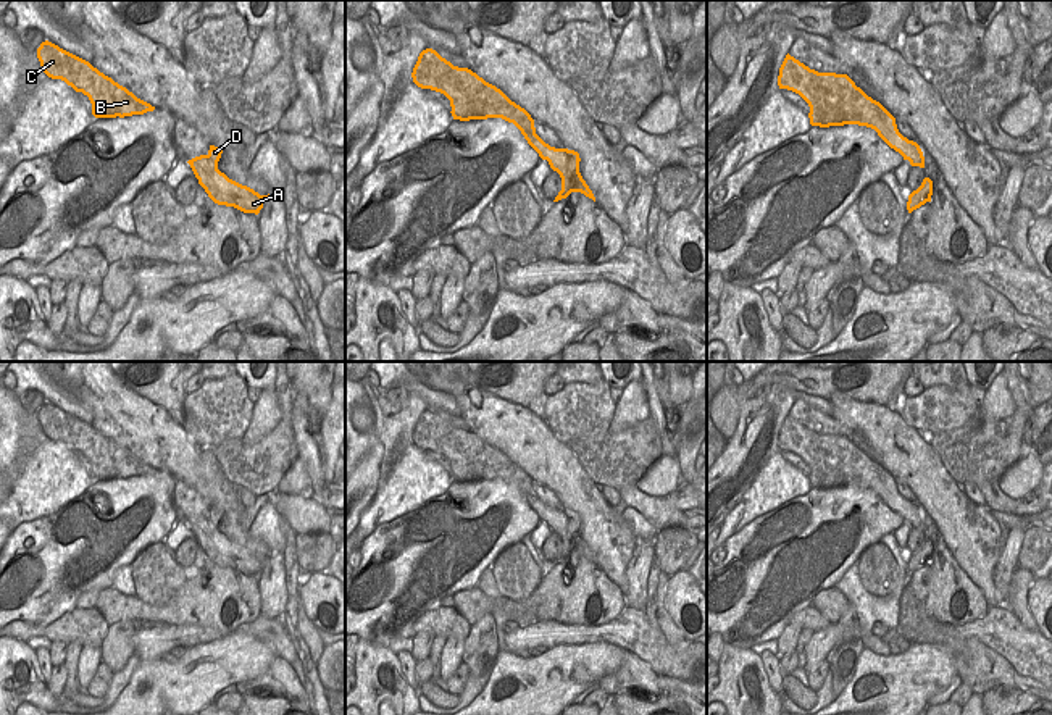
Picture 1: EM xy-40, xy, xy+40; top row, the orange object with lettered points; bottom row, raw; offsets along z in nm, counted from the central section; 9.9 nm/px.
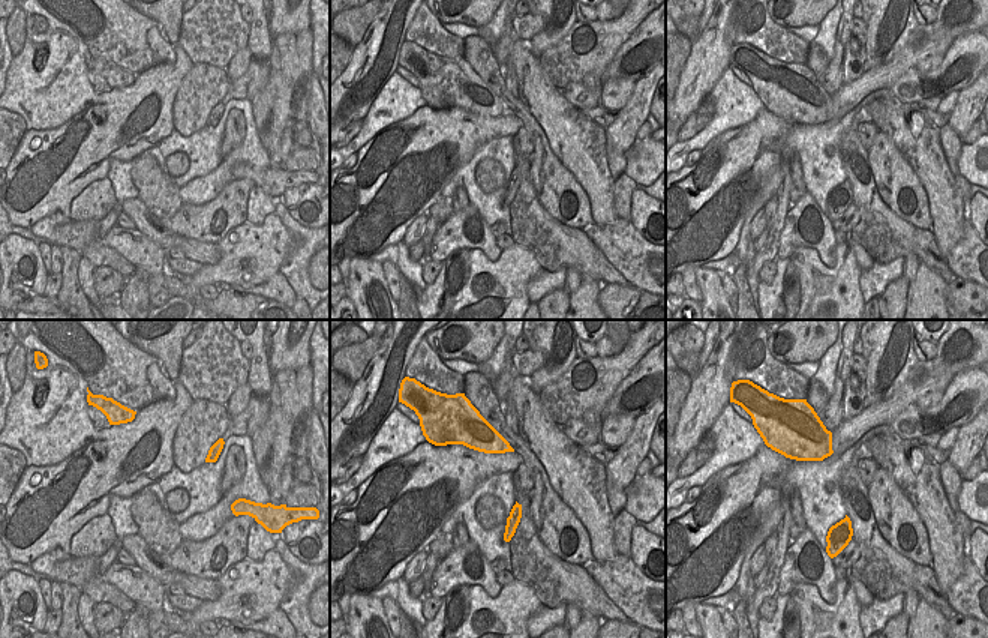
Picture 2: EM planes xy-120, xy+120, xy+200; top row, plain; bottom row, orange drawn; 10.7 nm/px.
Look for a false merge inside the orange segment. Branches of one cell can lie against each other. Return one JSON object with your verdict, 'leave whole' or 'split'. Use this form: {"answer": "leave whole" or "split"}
{"answer": "split"}

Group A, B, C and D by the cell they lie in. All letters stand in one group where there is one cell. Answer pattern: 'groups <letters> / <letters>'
groups A B C / D

